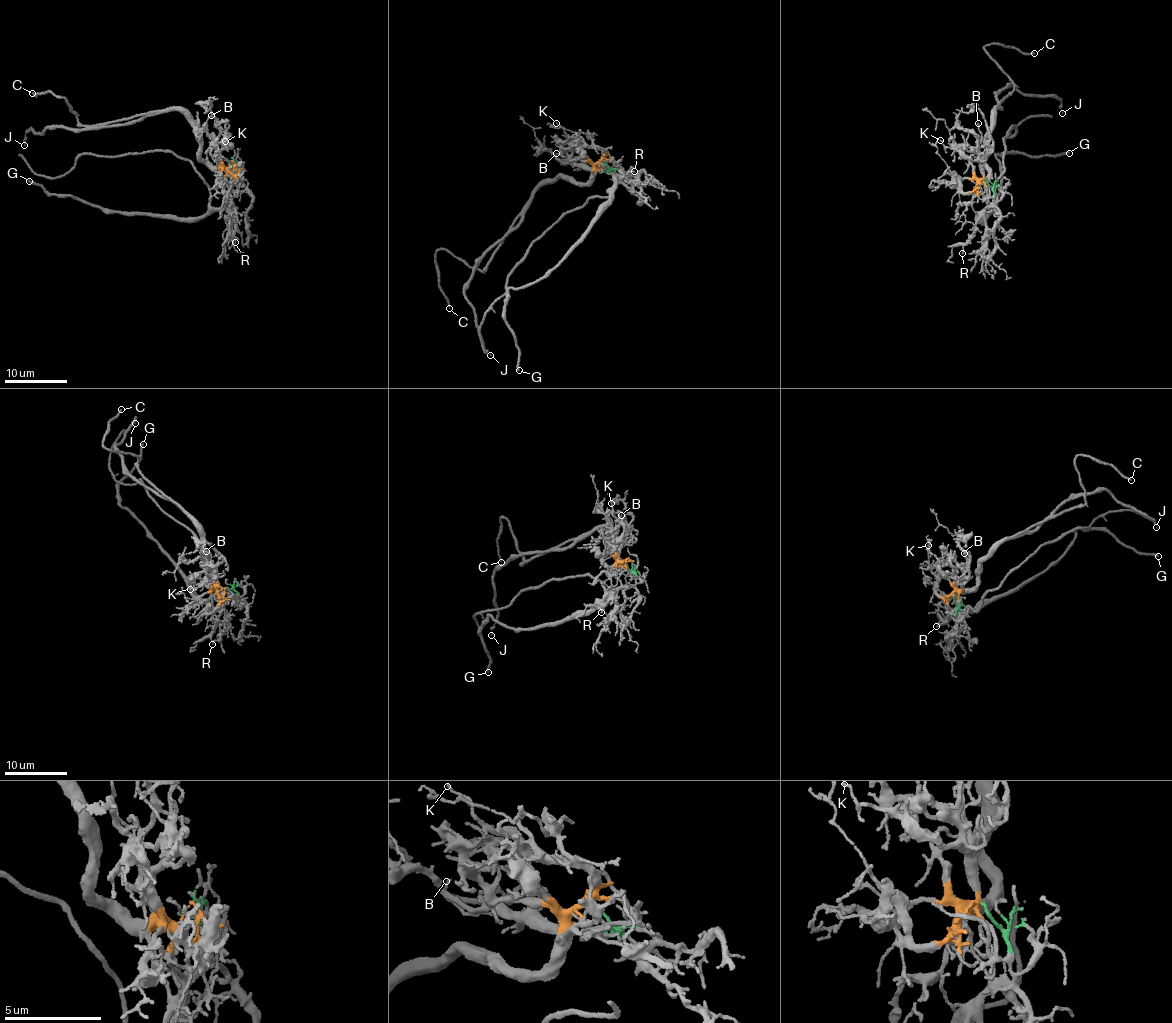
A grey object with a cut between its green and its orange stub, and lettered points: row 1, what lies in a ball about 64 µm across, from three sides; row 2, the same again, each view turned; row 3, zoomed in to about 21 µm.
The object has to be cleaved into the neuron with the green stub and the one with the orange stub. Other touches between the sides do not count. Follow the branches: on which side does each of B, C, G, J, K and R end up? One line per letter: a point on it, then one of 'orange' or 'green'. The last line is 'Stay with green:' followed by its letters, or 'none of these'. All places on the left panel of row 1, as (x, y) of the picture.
B: place (211, 115); orange
C: place (32, 93); orange
G: place (29, 181); green
J: place (24, 145); orange
K: place (225, 141); orange
R: place (235, 242); green
Stay with green: G, R

